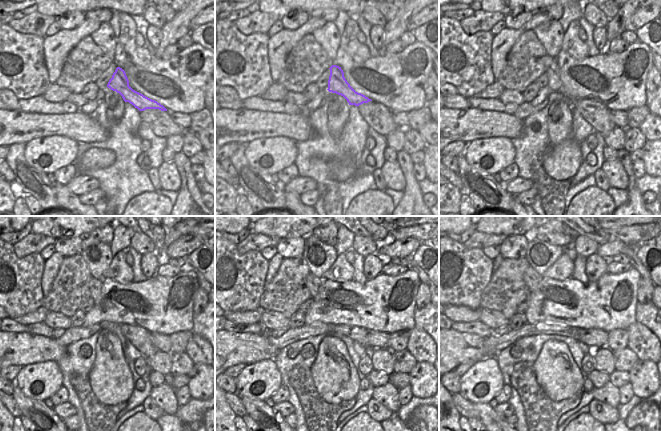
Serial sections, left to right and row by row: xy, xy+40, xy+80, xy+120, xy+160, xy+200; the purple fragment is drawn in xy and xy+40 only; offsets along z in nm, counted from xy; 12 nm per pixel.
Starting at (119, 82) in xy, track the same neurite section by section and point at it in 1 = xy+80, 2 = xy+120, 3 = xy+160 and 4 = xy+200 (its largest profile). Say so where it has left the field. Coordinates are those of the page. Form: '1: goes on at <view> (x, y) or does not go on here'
1: goes on at xy+80 (554, 83)
2: goes on at xy+120 (95, 285)
3: goes on at xy+160 (313, 283)
4: goes on at xy+200 (532, 279)

